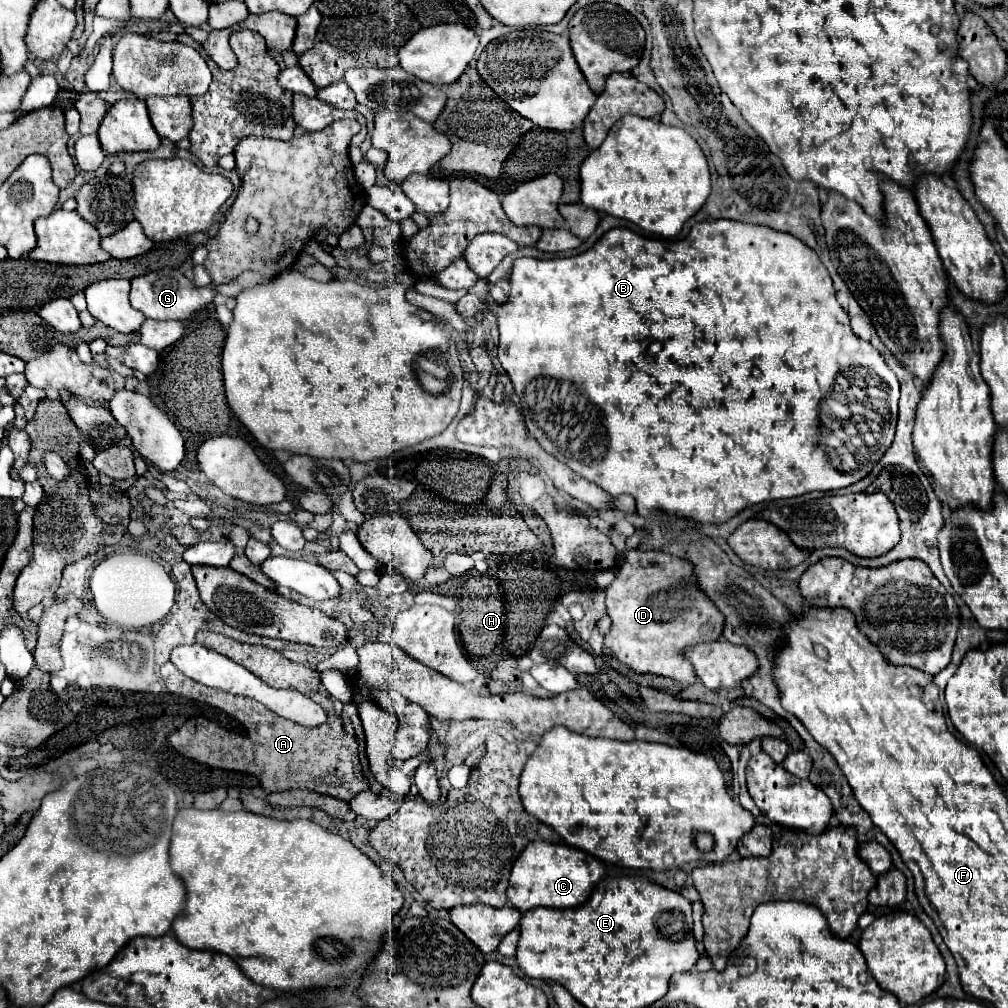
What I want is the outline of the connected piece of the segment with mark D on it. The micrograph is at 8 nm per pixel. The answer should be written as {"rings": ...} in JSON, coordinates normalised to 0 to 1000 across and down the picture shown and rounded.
{"rings":[[[609,522],[605,524],[605,536],[609,542],[617,542],[615,548],[621,550],[615,567],[601,583],[601,603],[607,619],[599,631],[599,639],[629,667],[645,667],[677,679],[688,679],[690,667],[679,655],[677,647],[685,639],[712,635],[718,625],[718,609],[690,579],[688,560],[685,556],[655,546],[623,546],[621,532],[613,530]]]}

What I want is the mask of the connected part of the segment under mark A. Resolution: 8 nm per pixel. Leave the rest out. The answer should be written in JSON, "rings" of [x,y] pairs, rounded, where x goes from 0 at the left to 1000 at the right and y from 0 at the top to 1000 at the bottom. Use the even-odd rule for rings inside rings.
{"rings":[[[171,657],[161,661],[161,673],[167,685],[175,690],[185,690],[188,694],[204,696],[212,702],[222,704],[240,718],[240,726],[224,724],[200,710],[188,712],[179,724],[169,731],[170,740],[177,746],[210,762],[220,762],[234,766],[252,768],[258,772],[264,786],[280,786],[288,782],[304,782],[315,788],[323,788],[341,796],[347,796],[355,786],[365,782],[365,774],[357,764],[355,754],[355,736],[351,730],[345,730],[339,720],[339,712],[331,706],[331,698],[323,687],[313,687],[313,696],[323,704],[325,714],[313,722],[302,722],[290,714],[282,714],[268,706],[266,702],[250,696],[242,690],[232,690],[220,685],[206,683],[185,673]],[[234,730],[246,730],[248,738],[234,738]]]}

